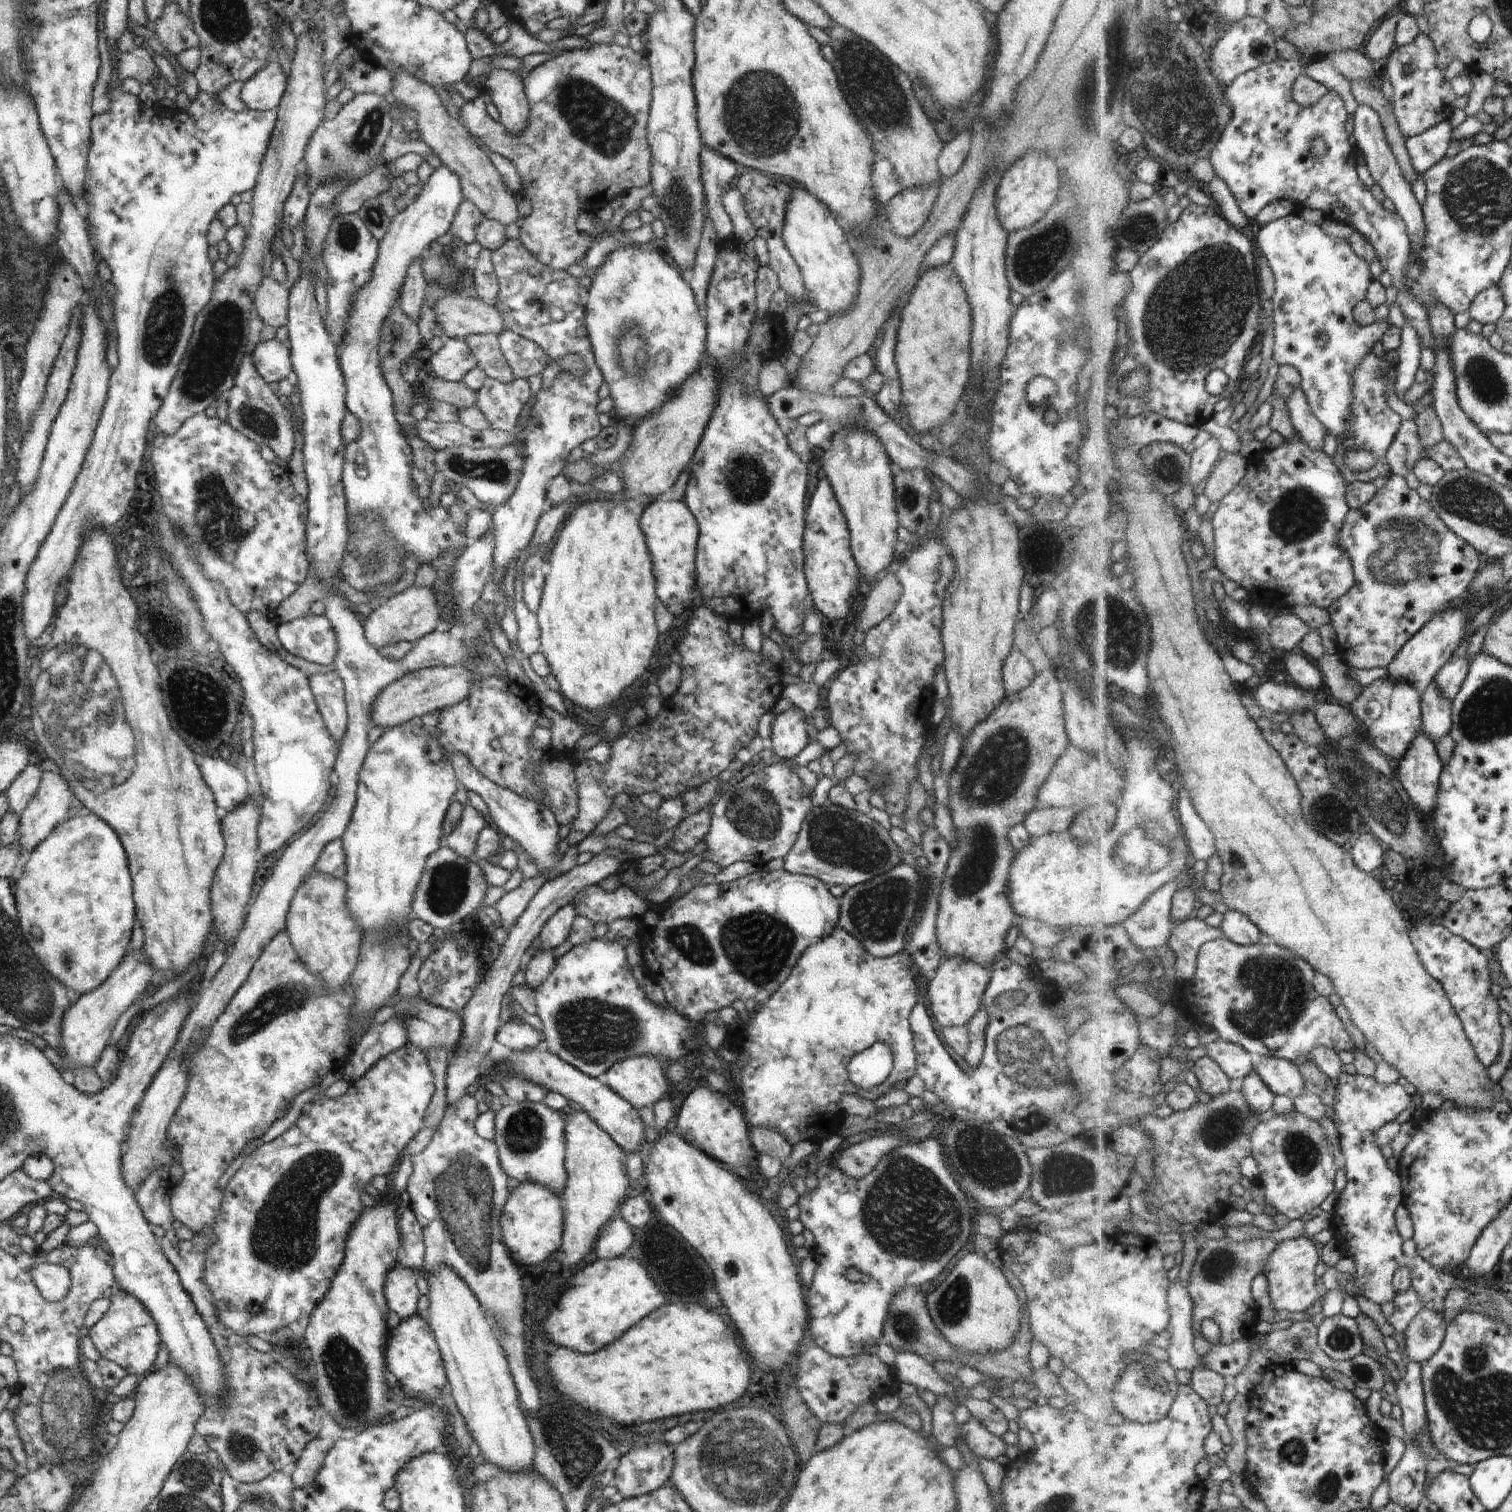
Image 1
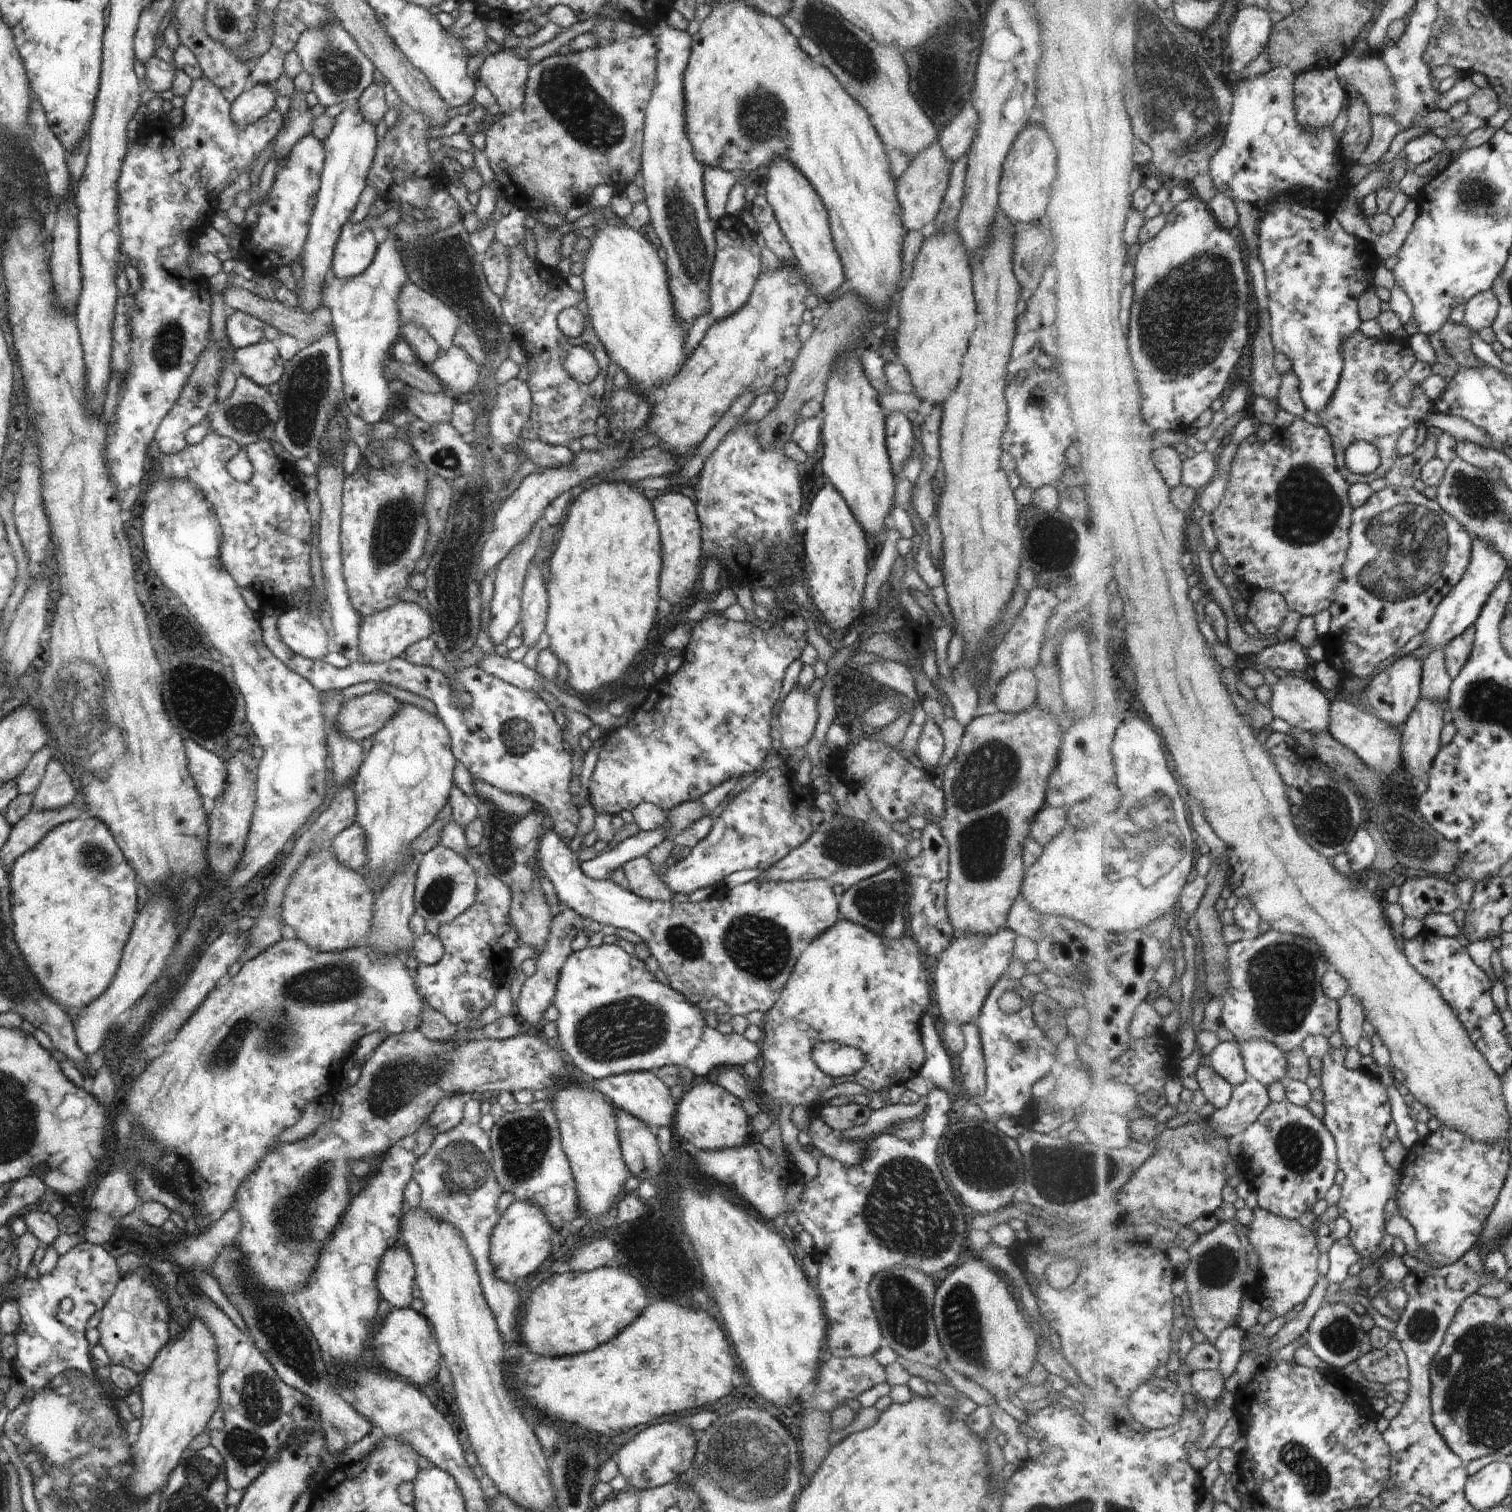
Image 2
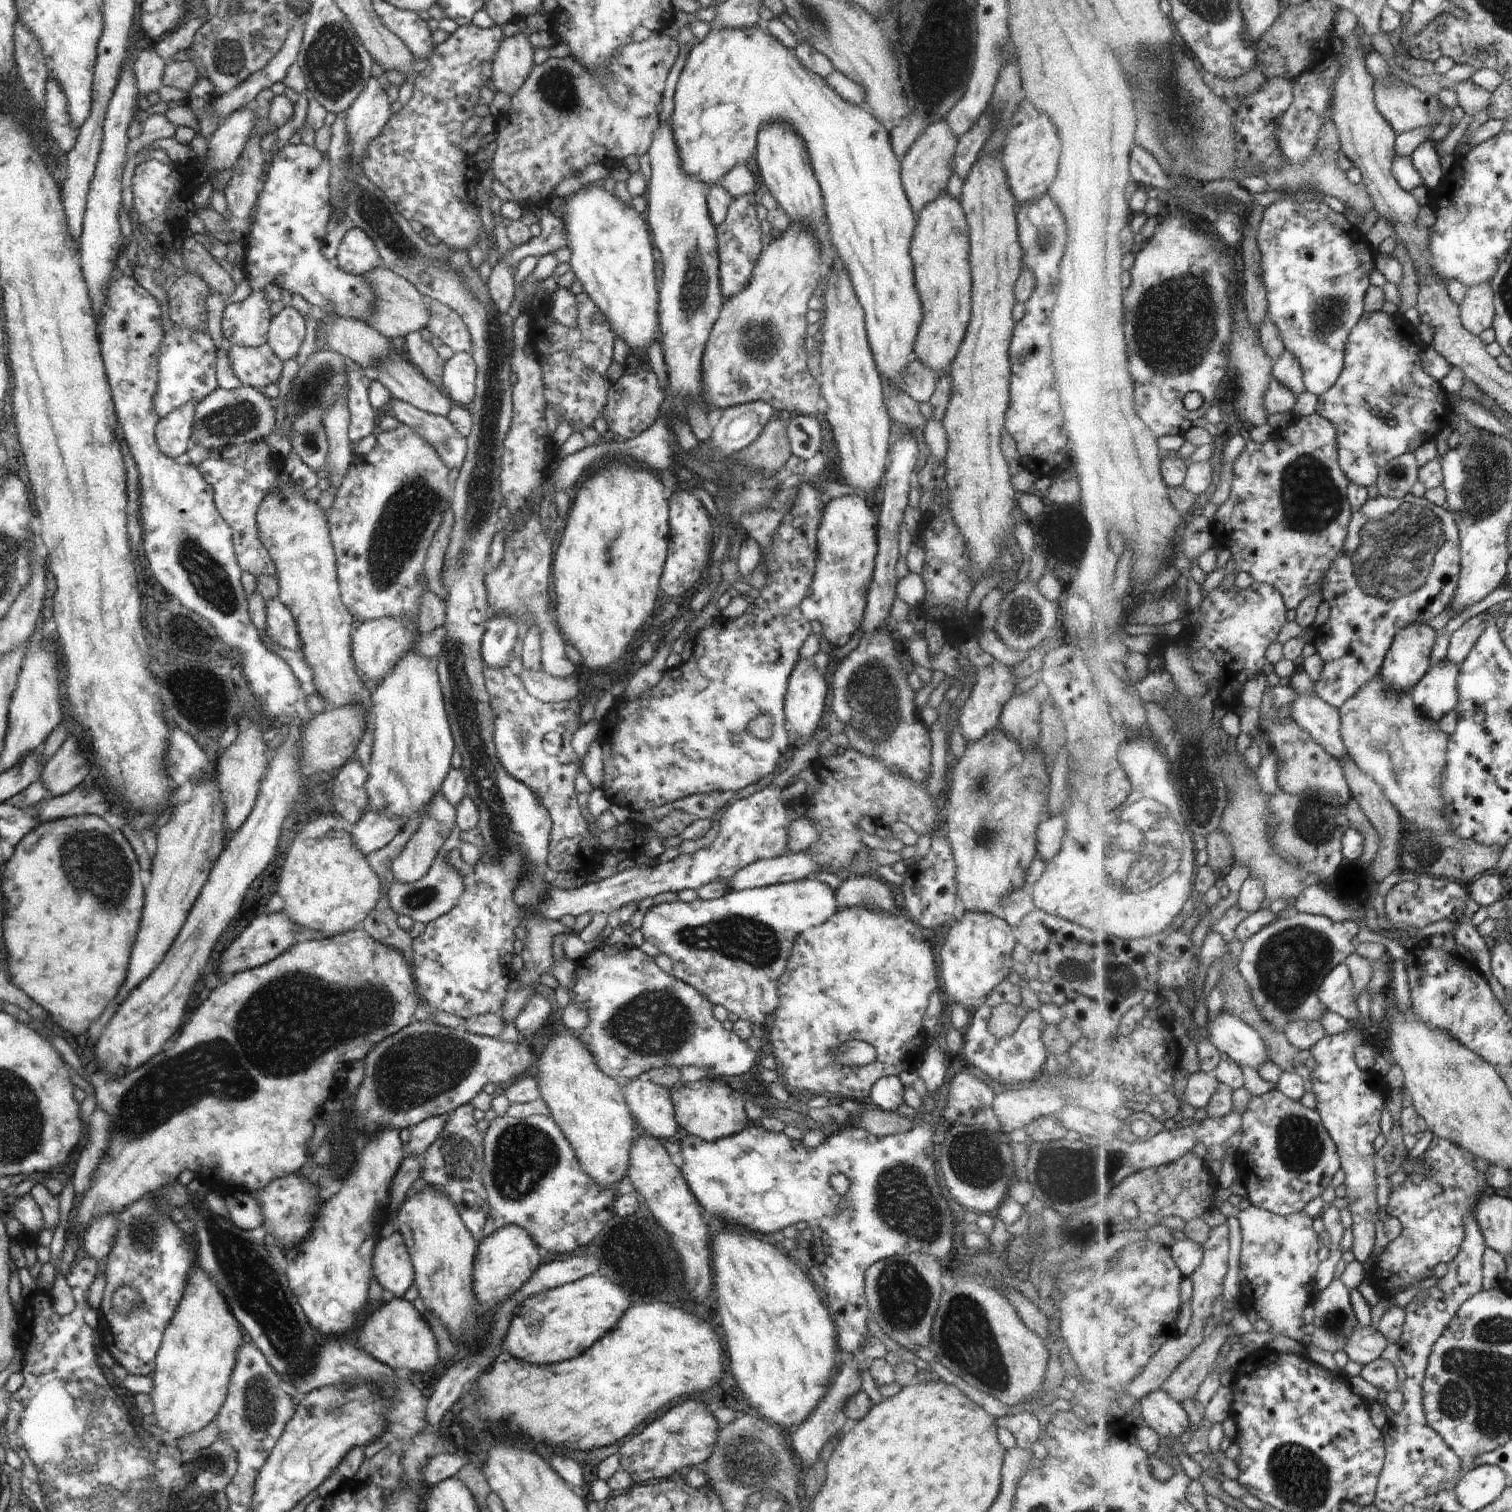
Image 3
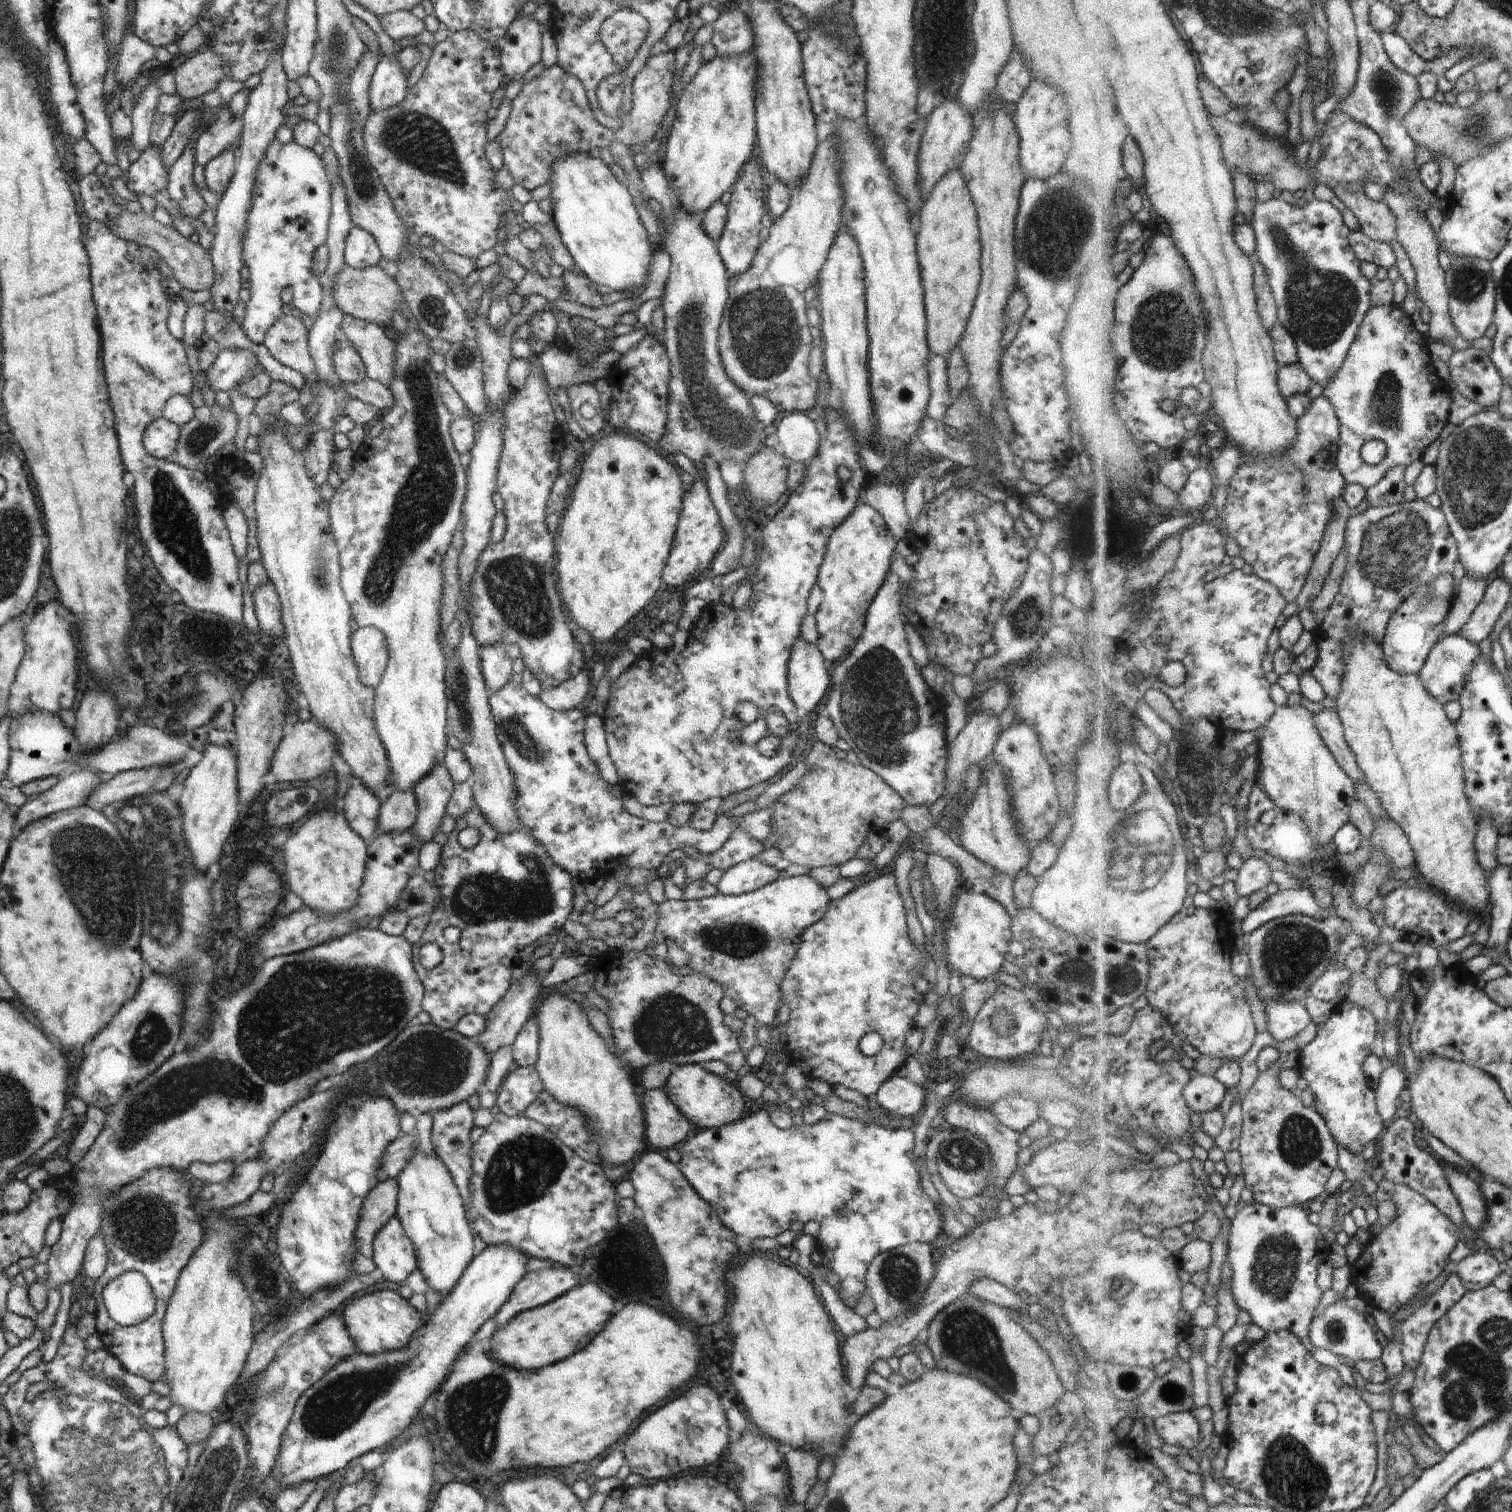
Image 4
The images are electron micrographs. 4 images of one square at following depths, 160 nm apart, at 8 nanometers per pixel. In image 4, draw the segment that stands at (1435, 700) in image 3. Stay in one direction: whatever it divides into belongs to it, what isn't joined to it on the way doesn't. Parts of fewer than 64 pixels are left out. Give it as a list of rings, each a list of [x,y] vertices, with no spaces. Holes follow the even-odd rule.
[[[1459,633],[1454,634],[1454,636],[1443,638],[1441,643],[1433,649],[1429,662],[1422,670],[1420,676],[1424,680],[1424,684],[1426,684],[1426,688],[1429,689],[1430,694],[1436,700],[1440,700],[1445,706],[1446,704],[1450,704],[1450,702],[1461,700],[1462,694],[1466,689],[1468,676],[1480,656],[1482,656],[1482,650],[1480,650],[1478,644],[1474,644],[1472,640],[1466,640]]]

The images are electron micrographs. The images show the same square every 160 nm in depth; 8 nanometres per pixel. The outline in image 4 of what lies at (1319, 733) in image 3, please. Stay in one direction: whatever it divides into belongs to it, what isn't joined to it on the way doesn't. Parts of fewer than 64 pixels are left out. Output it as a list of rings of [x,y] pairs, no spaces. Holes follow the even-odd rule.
[[[1326,708],[1320,714],[1316,714],[1318,732],[1329,746],[1334,757],[1340,762],[1342,768],[1349,773],[1355,782],[1367,782],[1364,770],[1360,767],[1352,746],[1345,736],[1345,727],[1342,723],[1339,710]]]

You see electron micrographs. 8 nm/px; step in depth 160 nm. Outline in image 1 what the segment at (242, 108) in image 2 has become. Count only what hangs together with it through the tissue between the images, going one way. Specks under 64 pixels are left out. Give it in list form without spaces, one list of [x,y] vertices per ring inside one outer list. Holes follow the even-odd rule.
[[[274,61],[244,82],[240,98],[246,104],[246,110],[276,110],[286,92],[286,84],[288,77],[284,76],[280,64]]]

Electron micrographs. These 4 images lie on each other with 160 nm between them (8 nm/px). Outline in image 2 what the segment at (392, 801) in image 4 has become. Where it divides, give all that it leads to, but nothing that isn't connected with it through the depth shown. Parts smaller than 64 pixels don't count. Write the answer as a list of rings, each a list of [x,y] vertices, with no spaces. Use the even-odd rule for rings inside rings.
[[[355,823],[337,835],[329,849],[340,864],[359,872],[367,864],[366,842],[362,826]]]

